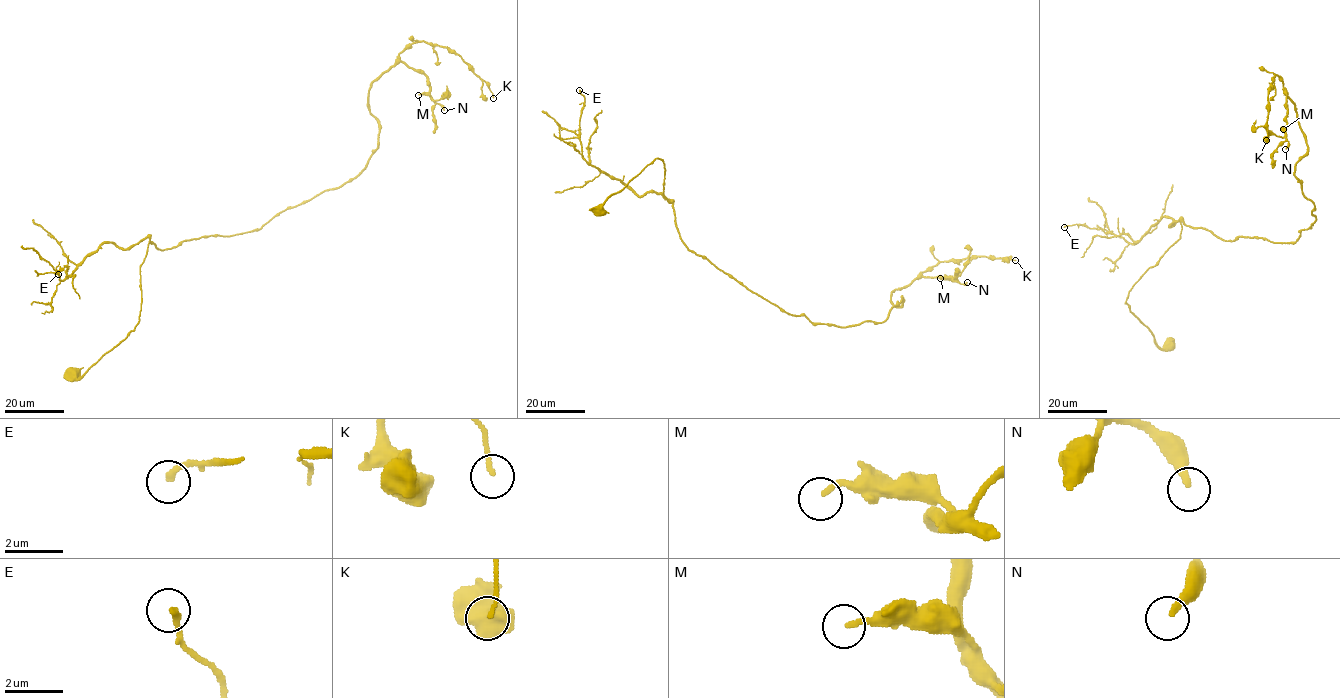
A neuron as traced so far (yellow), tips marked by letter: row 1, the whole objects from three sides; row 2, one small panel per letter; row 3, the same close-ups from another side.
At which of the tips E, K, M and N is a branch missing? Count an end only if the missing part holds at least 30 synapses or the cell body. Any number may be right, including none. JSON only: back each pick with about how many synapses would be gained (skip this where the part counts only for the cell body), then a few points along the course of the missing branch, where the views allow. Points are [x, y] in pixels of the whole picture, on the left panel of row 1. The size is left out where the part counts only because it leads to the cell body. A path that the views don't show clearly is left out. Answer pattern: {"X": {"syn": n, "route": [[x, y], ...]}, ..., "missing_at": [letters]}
{"N": {"syn": 70, "route": [[444, 110], [456, 115], [467, 138], [494, 168]]}, "missing_at": ["N"]}

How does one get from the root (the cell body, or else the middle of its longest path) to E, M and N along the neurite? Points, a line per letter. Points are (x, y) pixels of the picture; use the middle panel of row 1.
E: (599, 210), (658, 158), (665, 167), (663, 195), (672, 201), (654, 192), (638, 195), (583, 158), (579, 90)
M: (599, 210), (663, 159), (682, 242), (813, 323), (884, 321), (903, 304), (893, 291), (951, 280), (940, 278)
N: (599, 210), (663, 159), (682, 242), (813, 323), (884, 321), (903, 304), (893, 291), (915, 279), (967, 282)

